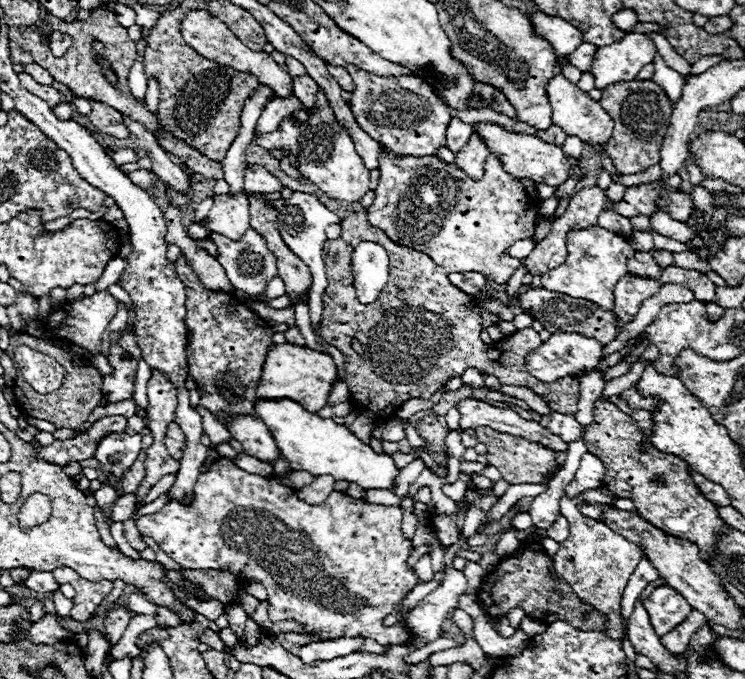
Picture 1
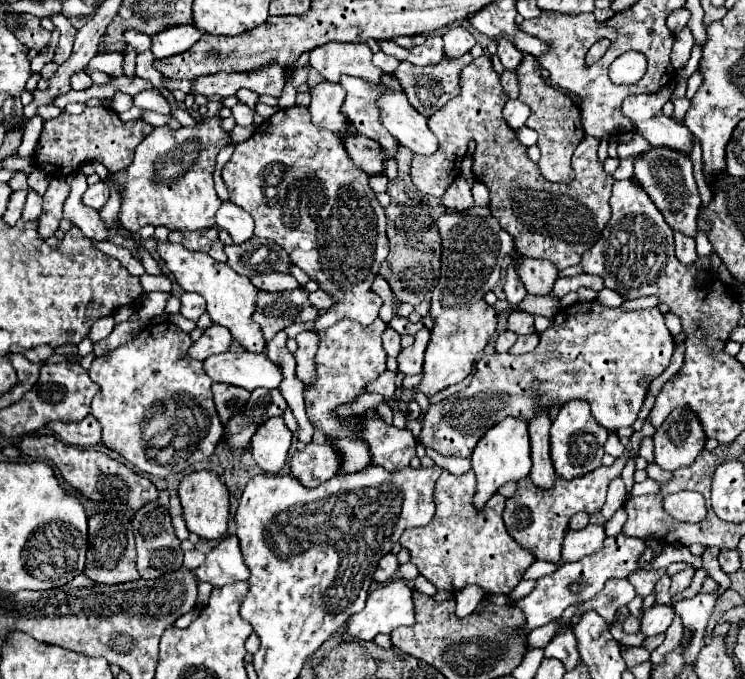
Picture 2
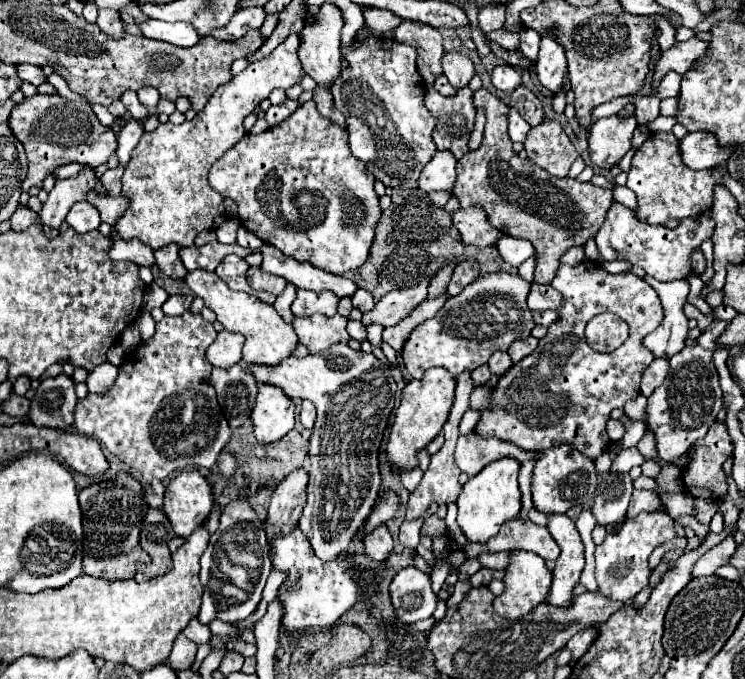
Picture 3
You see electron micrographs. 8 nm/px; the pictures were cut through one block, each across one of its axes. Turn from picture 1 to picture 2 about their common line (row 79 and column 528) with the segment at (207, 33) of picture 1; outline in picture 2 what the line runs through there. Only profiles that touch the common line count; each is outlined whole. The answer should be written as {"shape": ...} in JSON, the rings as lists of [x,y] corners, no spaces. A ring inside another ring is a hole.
{"shape":[[[512,254],[514,264],[518,266],[518,276],[526,286],[528,294],[548,294],[556,282],[558,268],[550,260],[526,258],[524,254]]]}

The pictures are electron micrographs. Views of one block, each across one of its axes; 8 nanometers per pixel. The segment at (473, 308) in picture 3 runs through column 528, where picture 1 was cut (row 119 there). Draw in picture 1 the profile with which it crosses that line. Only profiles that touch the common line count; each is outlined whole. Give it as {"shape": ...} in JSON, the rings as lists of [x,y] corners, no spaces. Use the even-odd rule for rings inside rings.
{"shape":[[[318,90],[316,94],[318,110],[306,124],[294,124],[292,120],[284,118],[278,126],[278,130],[266,134],[266,150],[272,148],[288,148],[290,154],[298,158],[298,170],[304,178],[314,182],[322,192],[326,192],[330,198],[346,200],[346,202],[358,202],[368,192],[368,176],[370,172],[364,168],[362,158],[354,150],[354,142],[348,136],[348,132],[336,122],[332,108],[328,106],[326,94]]]}

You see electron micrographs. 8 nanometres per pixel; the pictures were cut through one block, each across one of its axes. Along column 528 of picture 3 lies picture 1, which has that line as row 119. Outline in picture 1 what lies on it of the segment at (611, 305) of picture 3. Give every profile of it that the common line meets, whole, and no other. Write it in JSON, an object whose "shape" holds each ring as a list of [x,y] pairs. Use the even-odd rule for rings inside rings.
{"shape":[[[346,66],[346,70],[354,82],[348,102],[354,120],[382,148],[390,150],[394,156],[436,156],[438,148],[446,146],[446,128],[452,118],[450,108],[426,82],[414,76],[384,78],[364,72],[358,66]]]}

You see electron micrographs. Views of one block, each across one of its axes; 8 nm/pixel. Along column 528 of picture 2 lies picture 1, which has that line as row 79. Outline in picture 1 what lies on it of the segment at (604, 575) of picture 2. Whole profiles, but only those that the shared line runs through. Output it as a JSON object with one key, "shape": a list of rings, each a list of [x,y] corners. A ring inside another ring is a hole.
{"shape":[[[626,34],[620,42],[598,48],[590,74],[594,76],[594,88],[602,90],[608,84],[628,82],[640,72],[642,66],[652,64],[656,46],[644,34]]]}

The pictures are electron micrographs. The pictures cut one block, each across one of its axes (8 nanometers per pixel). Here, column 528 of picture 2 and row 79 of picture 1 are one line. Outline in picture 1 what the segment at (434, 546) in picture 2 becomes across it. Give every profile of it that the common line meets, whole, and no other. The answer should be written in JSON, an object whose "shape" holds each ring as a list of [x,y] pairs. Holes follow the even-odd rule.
{"shape":[[[556,74],[550,80],[550,84],[548,84],[548,100],[550,100],[550,106],[552,106],[552,122],[556,126],[560,126],[568,136],[578,136],[584,144],[592,146],[594,150],[596,148],[604,150],[608,138],[612,136],[614,122],[596,100],[592,100],[576,84],[568,82],[562,74]]]}

